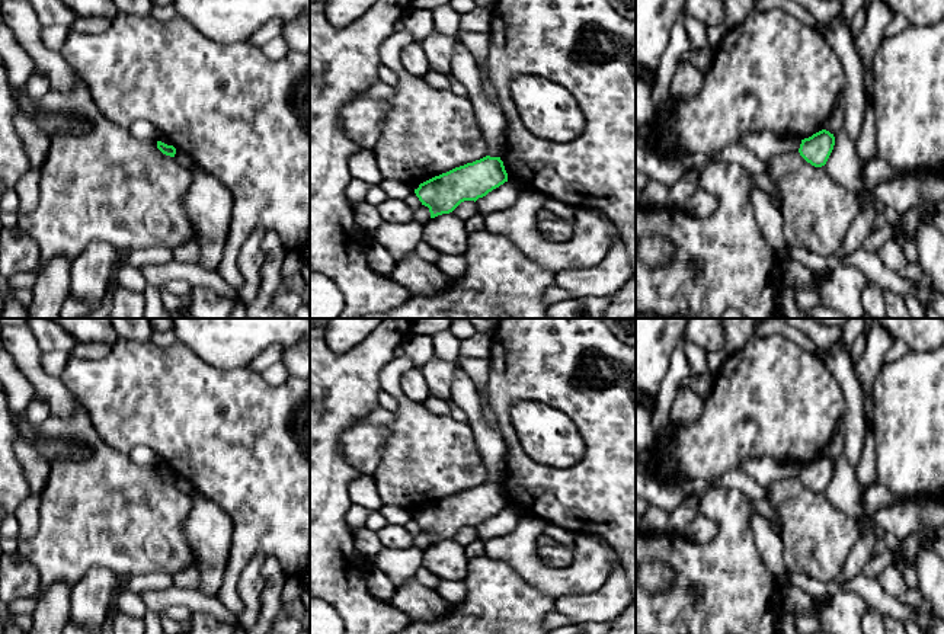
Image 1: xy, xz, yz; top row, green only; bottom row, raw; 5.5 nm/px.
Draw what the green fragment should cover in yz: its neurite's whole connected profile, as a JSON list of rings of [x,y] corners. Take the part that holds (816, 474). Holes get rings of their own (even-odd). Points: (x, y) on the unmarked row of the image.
[[[826,455],[813,460],[809,464],[801,465],[799,478],[800,481],[815,493],[826,490],[835,471],[835,462]]]

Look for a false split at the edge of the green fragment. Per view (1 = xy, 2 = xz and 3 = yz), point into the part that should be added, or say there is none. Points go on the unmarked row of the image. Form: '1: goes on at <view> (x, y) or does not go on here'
1: does not go on here
2: does not go on here
3: does not go on here

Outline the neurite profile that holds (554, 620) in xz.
[[[553,611],[551,614],[547,615],[545,618],[545,627],[548,630],[566,627],[575,624],[573,619],[564,614],[560,614],[557,611]]]

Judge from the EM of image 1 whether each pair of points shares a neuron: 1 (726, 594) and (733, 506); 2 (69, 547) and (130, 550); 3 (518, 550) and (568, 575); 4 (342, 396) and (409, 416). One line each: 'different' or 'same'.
1: same
2: same
3: same
4: different

